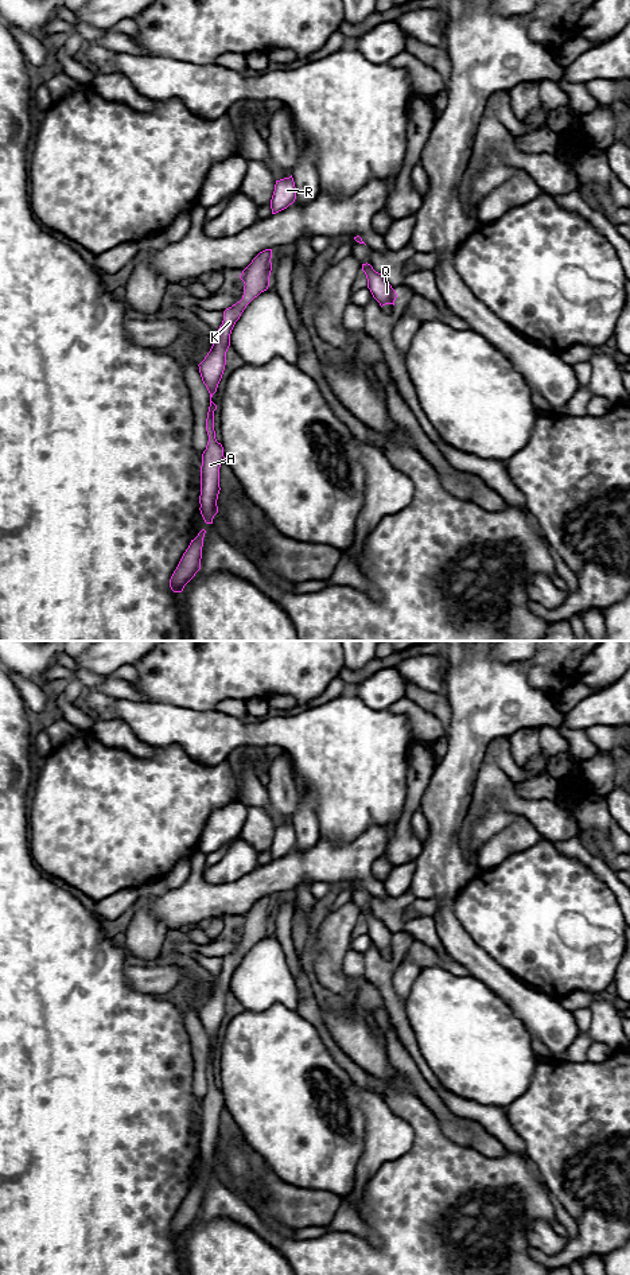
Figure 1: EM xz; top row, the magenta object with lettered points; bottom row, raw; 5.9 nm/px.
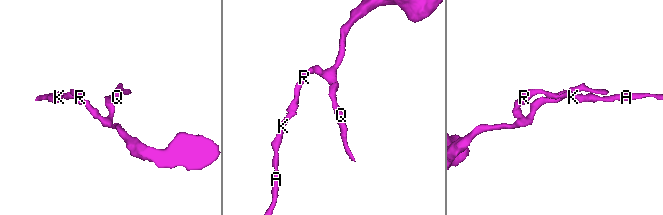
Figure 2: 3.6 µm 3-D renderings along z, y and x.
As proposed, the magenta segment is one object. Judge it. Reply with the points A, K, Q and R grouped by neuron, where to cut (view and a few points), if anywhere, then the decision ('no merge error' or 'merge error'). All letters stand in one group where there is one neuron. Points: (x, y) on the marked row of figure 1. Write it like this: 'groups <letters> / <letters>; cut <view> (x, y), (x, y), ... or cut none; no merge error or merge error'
groups A K Q R; cut none; no merge error

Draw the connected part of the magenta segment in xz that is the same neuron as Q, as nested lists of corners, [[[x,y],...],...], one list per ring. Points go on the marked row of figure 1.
[[[362,264],[362,271],[368,279],[368,288],[370,289],[373,298],[380,303],[380,306],[393,304],[397,298],[396,291],[386,281],[386,279],[376,272],[370,264]]]

